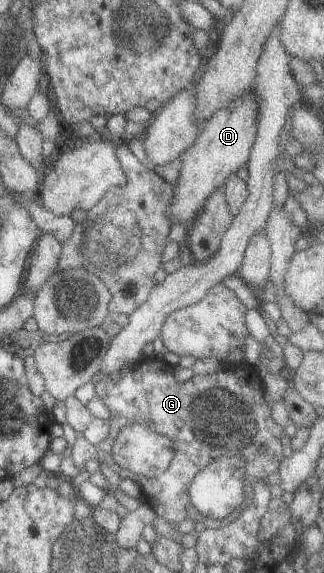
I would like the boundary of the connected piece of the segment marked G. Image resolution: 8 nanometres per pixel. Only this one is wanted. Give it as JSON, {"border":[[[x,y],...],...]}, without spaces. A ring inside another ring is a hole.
{"border":[[[139,360],[135,365],[128,366],[127,371],[120,375],[118,381],[111,381],[106,374],[96,373],[91,382],[94,386],[94,395],[108,408],[109,417],[107,436],[97,444],[89,444],[82,435],[75,433],[75,440],[69,458],[72,463],[83,471],[84,463],[88,459],[96,459],[100,464],[114,466],[111,459],[111,445],[116,434],[128,424],[144,424],[156,433],[168,436],[171,439],[174,457],[168,467],[156,477],[147,478],[132,473],[126,468],[115,467],[120,479],[127,477],[139,485],[142,500],[154,511],[156,517],[166,520],[175,528],[183,519],[193,522],[201,521],[206,528],[221,528],[233,522],[238,517],[238,511],[250,503],[252,486],[255,481],[262,480],[269,473],[276,471],[282,461],[282,446],[280,438],[283,428],[274,423],[268,407],[268,400],[263,393],[260,379],[250,379],[246,373],[241,378],[235,378],[234,371],[216,369],[209,374],[193,374],[190,379],[177,382],[173,372],[165,363],[156,360]],[[232,445],[244,445],[244,453],[240,456],[245,461],[243,475],[243,492],[245,502],[234,513],[224,519],[213,520],[196,513],[190,503],[187,489],[195,473],[198,473],[207,463],[217,457],[224,456],[224,451],[232,451]],[[264,448],[262,453],[258,449]],[[175,495],[178,501],[166,501],[166,498]]]}

